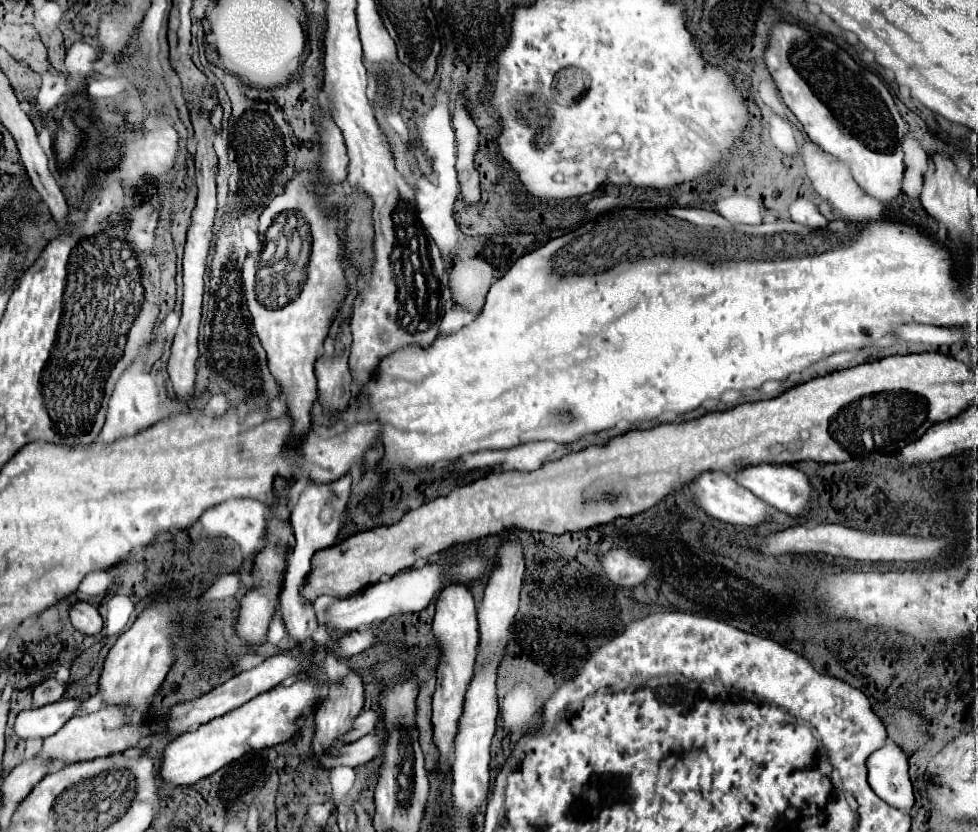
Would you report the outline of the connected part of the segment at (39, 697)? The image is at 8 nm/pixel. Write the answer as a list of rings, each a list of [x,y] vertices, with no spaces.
[[[45,679],[43,683],[39,683],[33,689],[33,705],[43,707],[43,705],[59,701],[63,697],[63,693],[65,693],[65,687],[67,687],[65,683],[59,683],[55,679]]]

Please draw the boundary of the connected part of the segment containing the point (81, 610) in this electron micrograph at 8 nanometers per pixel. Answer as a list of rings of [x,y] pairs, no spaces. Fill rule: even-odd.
[[[77,601],[69,607],[69,619],[71,625],[87,635],[97,635],[103,629],[103,619],[97,611],[95,605],[85,603],[85,601]]]

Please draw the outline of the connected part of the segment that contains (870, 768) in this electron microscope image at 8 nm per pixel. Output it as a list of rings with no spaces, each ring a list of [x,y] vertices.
[[[893,741],[873,751],[867,759],[867,779],[871,789],[891,807],[909,811],[913,807],[913,787],[909,781],[907,755]]]

